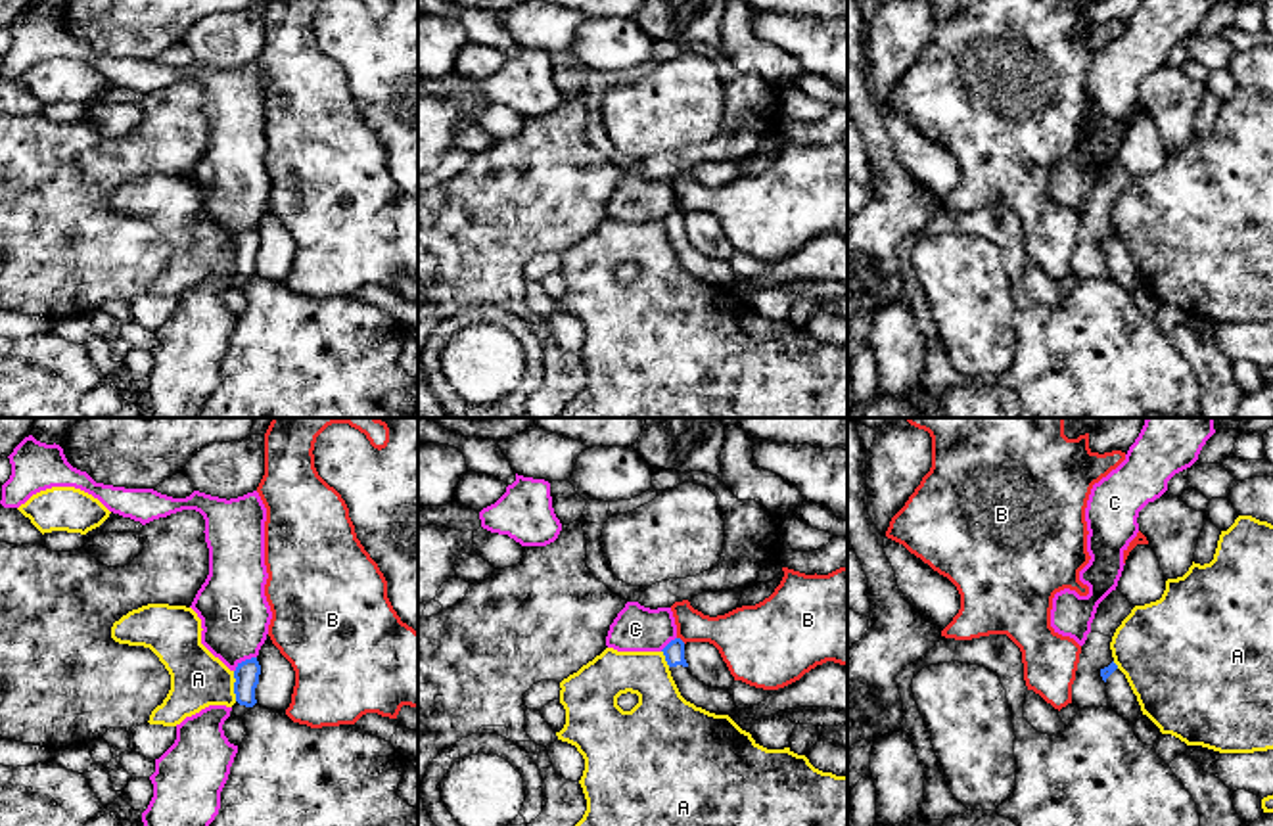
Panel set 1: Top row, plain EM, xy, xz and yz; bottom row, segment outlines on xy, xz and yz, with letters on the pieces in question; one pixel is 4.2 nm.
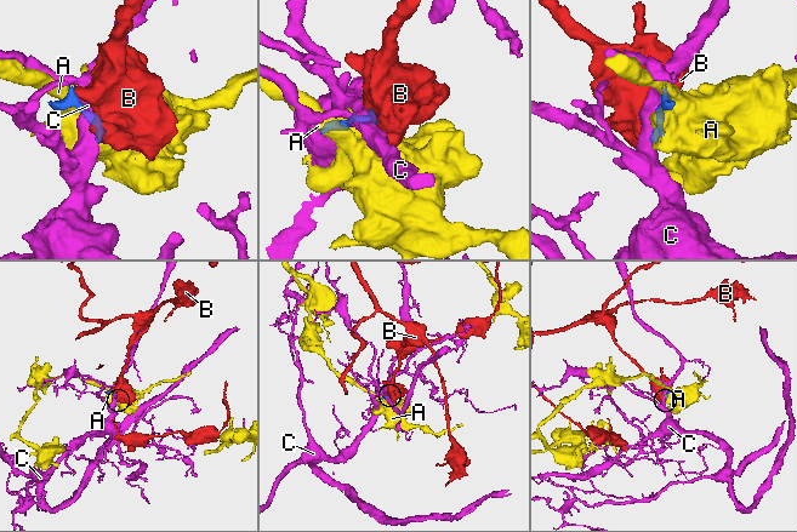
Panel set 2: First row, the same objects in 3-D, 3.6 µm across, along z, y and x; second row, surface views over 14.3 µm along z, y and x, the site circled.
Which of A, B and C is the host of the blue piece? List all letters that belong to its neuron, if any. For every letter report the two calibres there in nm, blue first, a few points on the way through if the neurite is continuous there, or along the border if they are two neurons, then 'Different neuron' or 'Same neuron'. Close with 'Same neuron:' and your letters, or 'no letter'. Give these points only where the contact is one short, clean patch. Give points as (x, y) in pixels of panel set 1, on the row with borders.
A: Thickness 100 nm (blue) against 240 nm. Different neuron
B: Thickness 90 nm (blue) against 220 nm. Boundary: xz (677, 637), (685, 642). Different neuron
C: Thickness 100 nm (blue) against 300 nm. Different neuron
Same neuron: no letter

